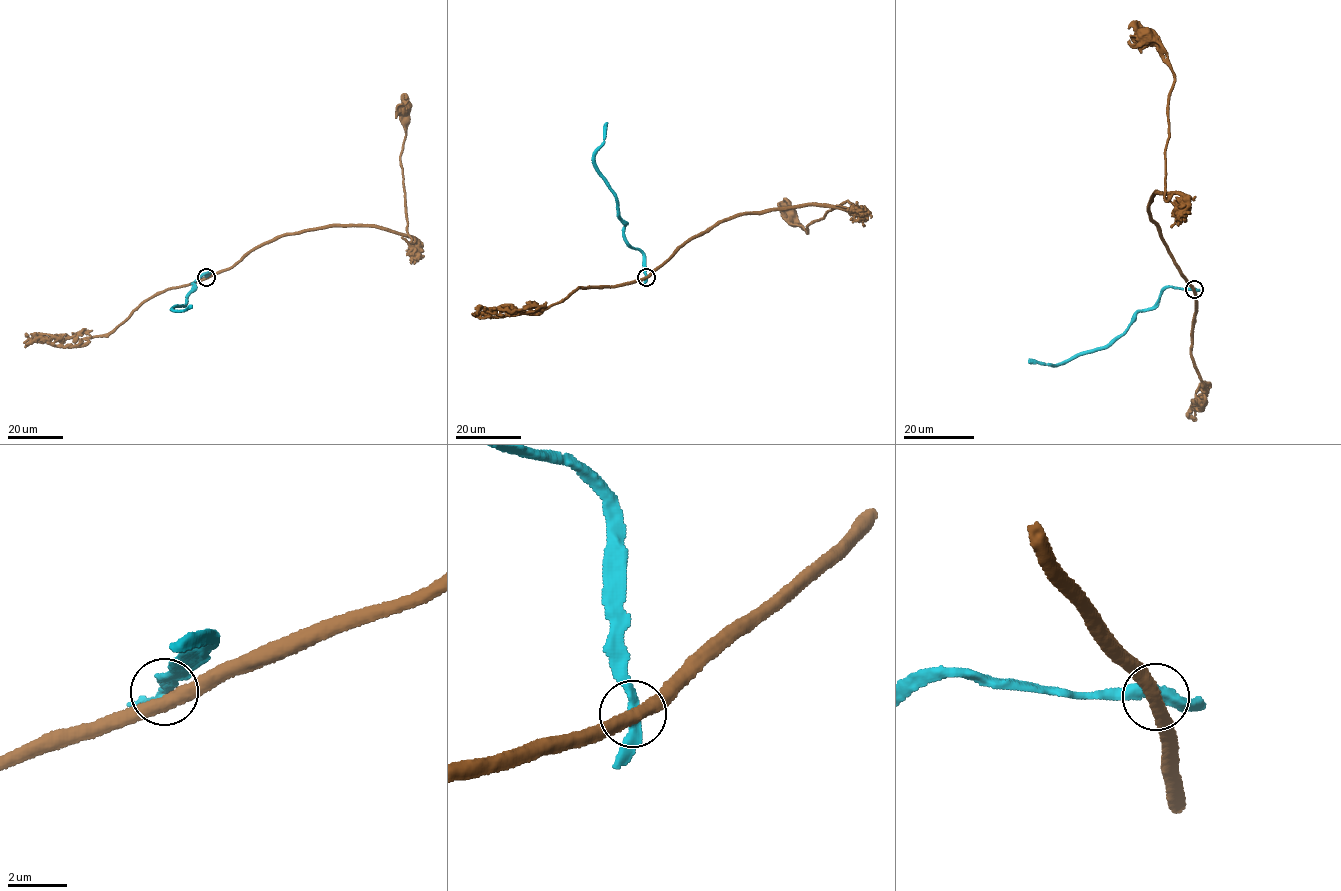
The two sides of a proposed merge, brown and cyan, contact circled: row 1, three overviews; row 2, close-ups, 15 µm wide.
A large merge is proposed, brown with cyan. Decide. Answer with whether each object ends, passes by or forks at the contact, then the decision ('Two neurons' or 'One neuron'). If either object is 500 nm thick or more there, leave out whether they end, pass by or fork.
At the ring brown passes by. At the ring cyan passes by. Two neurons

